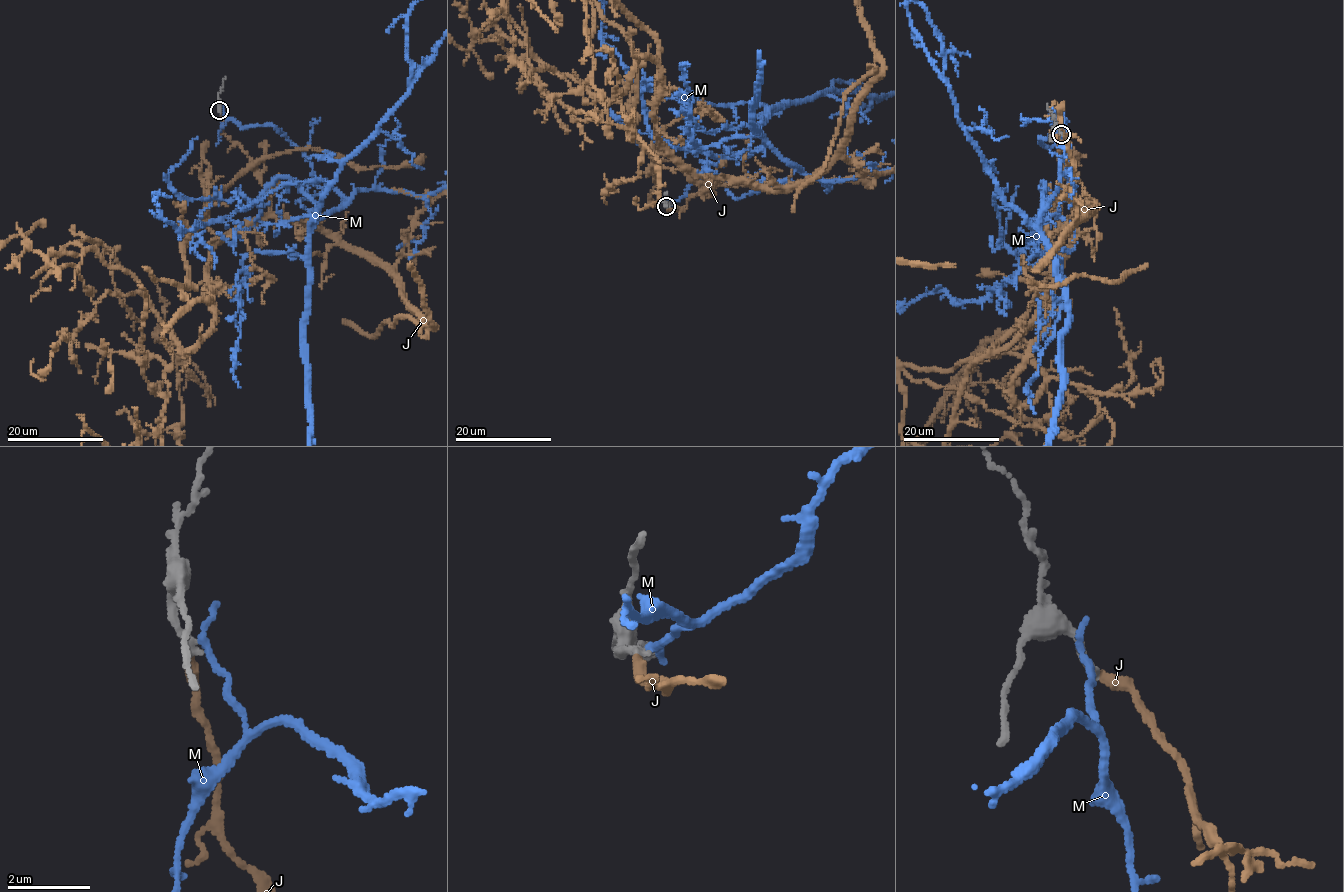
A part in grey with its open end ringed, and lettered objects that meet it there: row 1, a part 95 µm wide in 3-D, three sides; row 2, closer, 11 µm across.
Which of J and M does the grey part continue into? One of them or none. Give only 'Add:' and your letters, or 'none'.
Add: J

